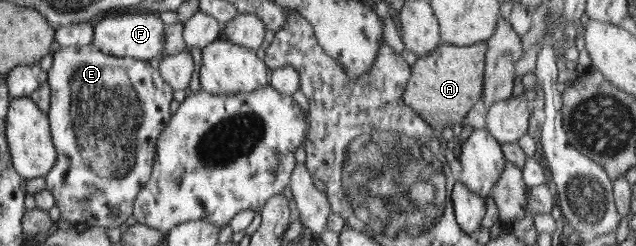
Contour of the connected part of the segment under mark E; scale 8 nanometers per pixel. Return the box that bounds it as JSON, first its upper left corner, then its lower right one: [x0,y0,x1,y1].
[44,44,172,228]

